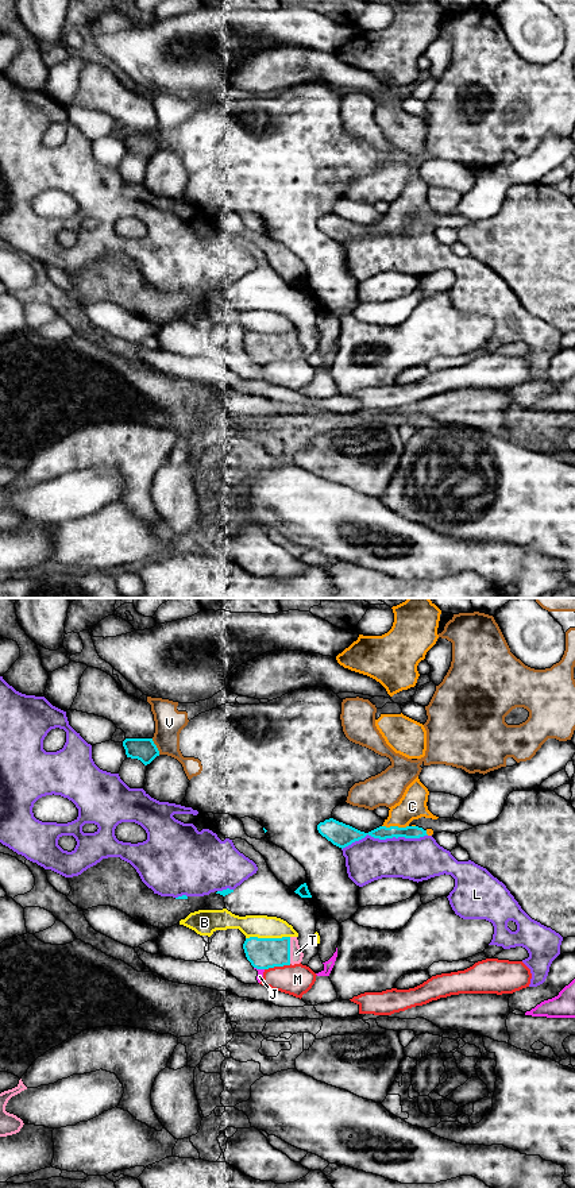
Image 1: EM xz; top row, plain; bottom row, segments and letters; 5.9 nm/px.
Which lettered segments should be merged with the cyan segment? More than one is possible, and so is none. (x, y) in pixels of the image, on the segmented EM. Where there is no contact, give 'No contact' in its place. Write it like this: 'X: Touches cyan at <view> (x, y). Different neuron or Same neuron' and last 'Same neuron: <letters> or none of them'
B: Touches cyan at xz (267, 938). Different neuron
C: Touches cyan at xz (396, 826). Same neuron
J: Touches cyan at xz (259, 968). Different neuron
L: Touches cyan at xz (384, 839). Different neuron
M: Touches cyan at xz (277, 965). Different neuron
T: Touches cyan at xz (289, 951). Different neuron
V: Touches cyan at xz (155, 747). Different neuron
Same neuron: C

